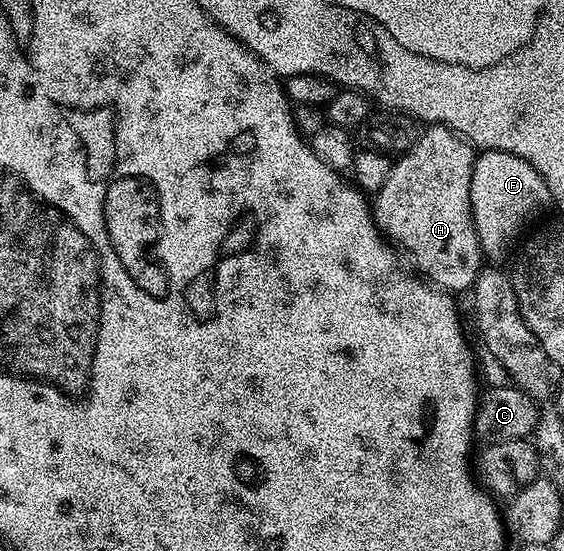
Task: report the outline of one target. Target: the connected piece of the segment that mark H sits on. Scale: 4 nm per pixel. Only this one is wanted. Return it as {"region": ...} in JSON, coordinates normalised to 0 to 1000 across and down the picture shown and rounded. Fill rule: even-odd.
{"region":[[[768,223],[746,234],[745,252],[697,292],[691,319],[663,352],[667,412],[738,474],[736,488],[775,526],[835,528],[855,488],[833,356],[844,283],[830,252],[801,230]]]}

